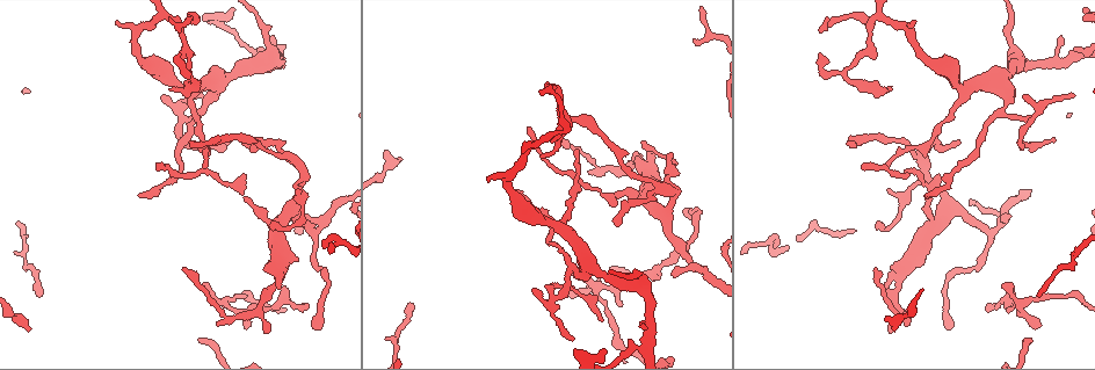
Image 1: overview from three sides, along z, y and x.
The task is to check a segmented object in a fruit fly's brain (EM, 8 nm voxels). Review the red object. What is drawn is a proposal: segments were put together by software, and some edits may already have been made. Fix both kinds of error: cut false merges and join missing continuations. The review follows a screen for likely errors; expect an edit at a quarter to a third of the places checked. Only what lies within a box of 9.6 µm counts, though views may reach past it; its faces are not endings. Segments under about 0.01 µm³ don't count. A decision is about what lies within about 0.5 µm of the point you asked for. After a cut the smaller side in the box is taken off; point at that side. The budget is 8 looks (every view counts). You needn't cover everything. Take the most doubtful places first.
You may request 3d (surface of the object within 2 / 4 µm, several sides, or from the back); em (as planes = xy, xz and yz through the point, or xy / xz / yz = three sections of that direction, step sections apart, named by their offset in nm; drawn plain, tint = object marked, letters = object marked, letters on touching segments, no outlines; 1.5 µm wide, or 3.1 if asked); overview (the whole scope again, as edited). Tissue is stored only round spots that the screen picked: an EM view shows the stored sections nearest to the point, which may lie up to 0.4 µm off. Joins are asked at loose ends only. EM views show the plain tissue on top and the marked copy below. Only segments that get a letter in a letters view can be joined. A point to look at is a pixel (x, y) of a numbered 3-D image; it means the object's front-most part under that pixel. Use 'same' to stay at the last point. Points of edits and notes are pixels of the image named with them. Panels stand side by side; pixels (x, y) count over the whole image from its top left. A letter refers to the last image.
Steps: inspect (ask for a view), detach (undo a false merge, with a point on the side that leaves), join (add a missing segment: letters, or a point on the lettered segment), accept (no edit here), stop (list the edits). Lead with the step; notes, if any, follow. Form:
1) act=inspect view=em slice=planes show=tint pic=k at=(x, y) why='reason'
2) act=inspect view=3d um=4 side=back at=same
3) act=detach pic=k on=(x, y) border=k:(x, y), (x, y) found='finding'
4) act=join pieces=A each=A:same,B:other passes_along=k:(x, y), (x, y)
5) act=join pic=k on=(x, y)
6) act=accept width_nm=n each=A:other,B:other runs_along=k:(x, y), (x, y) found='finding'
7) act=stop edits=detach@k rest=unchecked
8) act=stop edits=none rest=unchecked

act=inspect view=3d um=4 pic=1 at=(616, 225) why='tapers out'

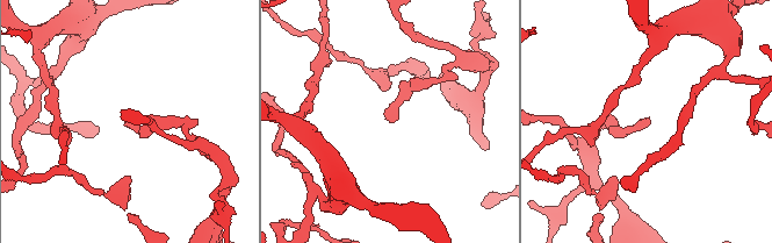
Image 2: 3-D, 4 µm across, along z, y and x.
act=inspect view=em slice=planes show=letters pic=2 at=(648, 119)

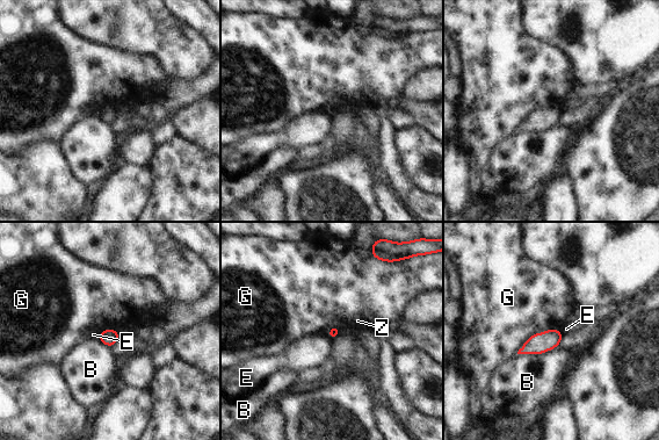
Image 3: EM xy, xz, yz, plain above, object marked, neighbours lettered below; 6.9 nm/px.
act=accept each=B:other,E:other,G:other,Z:other border=3:(558, 327), (534, 333), (516, 353) found='no lettered segment goes on from it'

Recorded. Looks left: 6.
act=inspect view=em slice=yz step=8 show=letters pic=1 at=(697, 42) why='thin end'

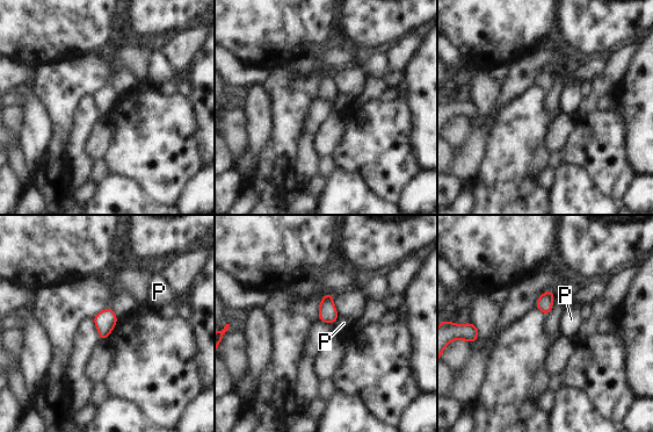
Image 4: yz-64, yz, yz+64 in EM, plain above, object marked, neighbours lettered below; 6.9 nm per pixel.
act=accept each=P:other border=4:(339, 316), (334, 324) found='none of them fits'

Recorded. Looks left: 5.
act=inspect view=3d um=4 pic=1 at=(889, 330)

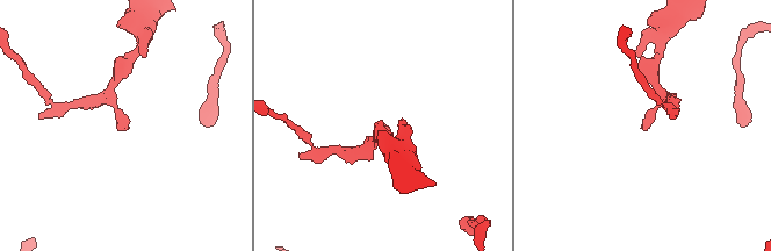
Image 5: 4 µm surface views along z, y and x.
act=inspect view=em slice=planes show=letters pic=5 at=(124, 130)

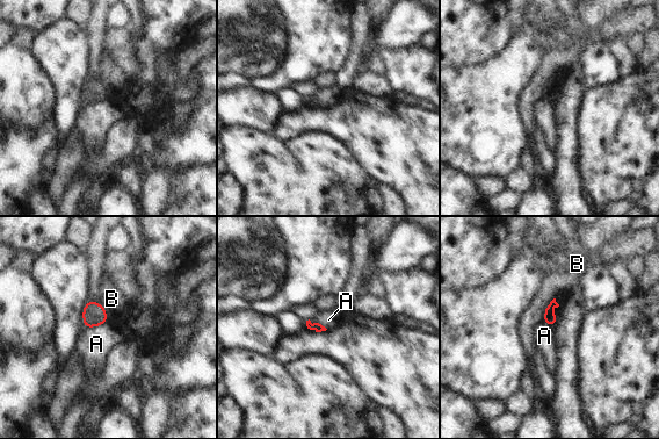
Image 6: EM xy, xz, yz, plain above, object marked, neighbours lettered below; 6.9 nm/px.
act=accept longest_contact=B:190nm each=A:other,B:other found='no lettered segment goes on from it'

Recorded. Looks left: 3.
act=stop edits=none rest=unchecked

